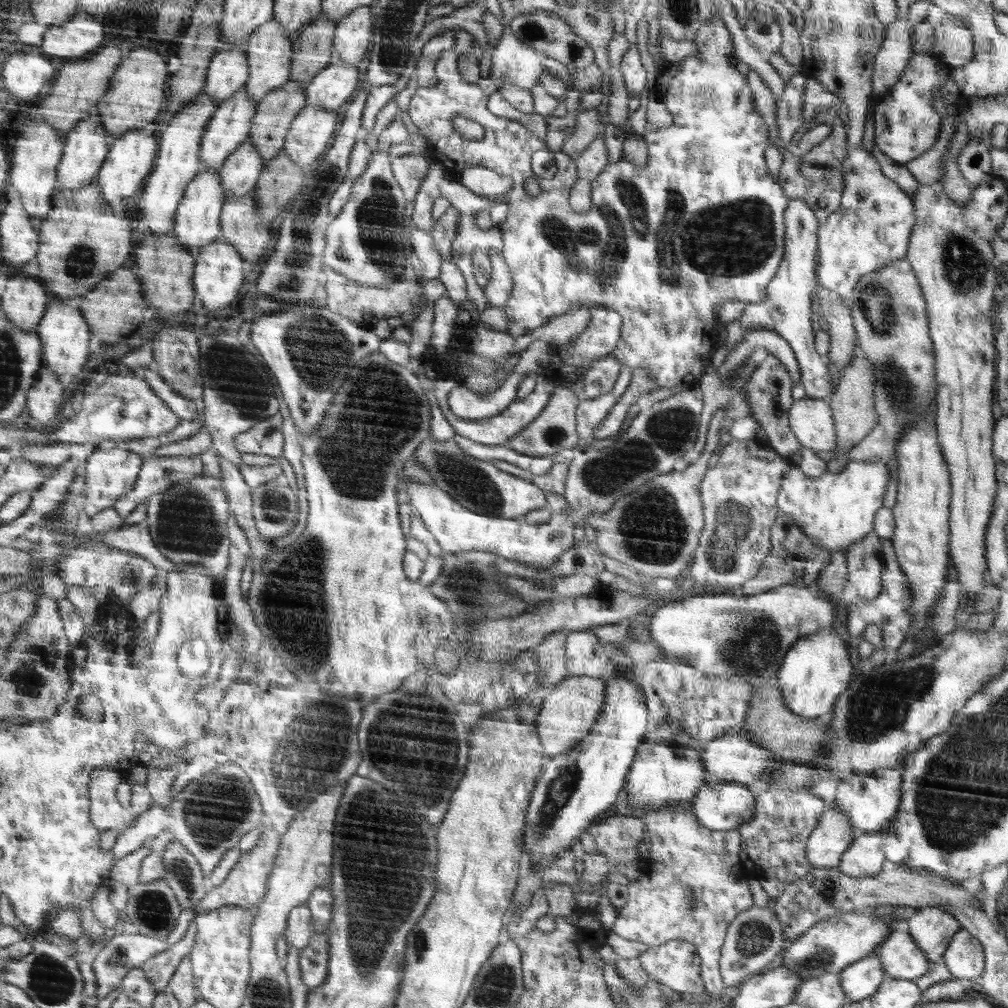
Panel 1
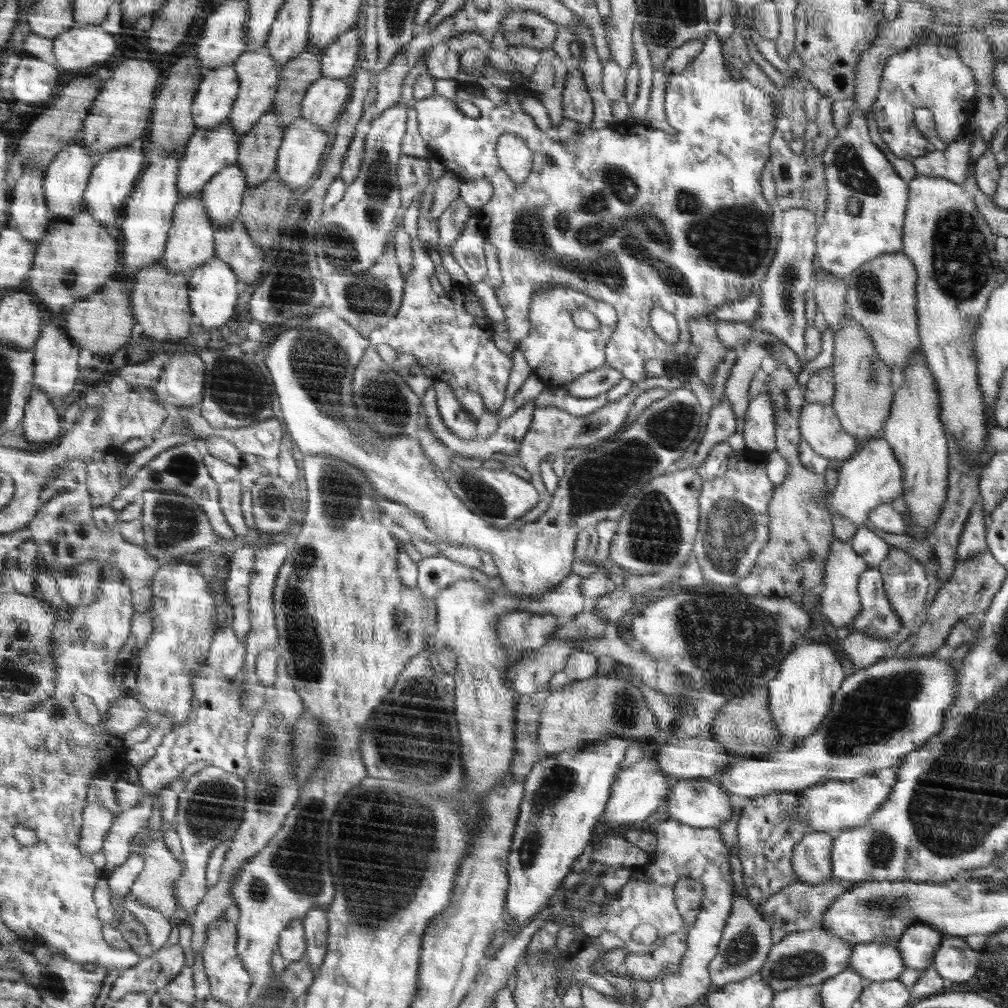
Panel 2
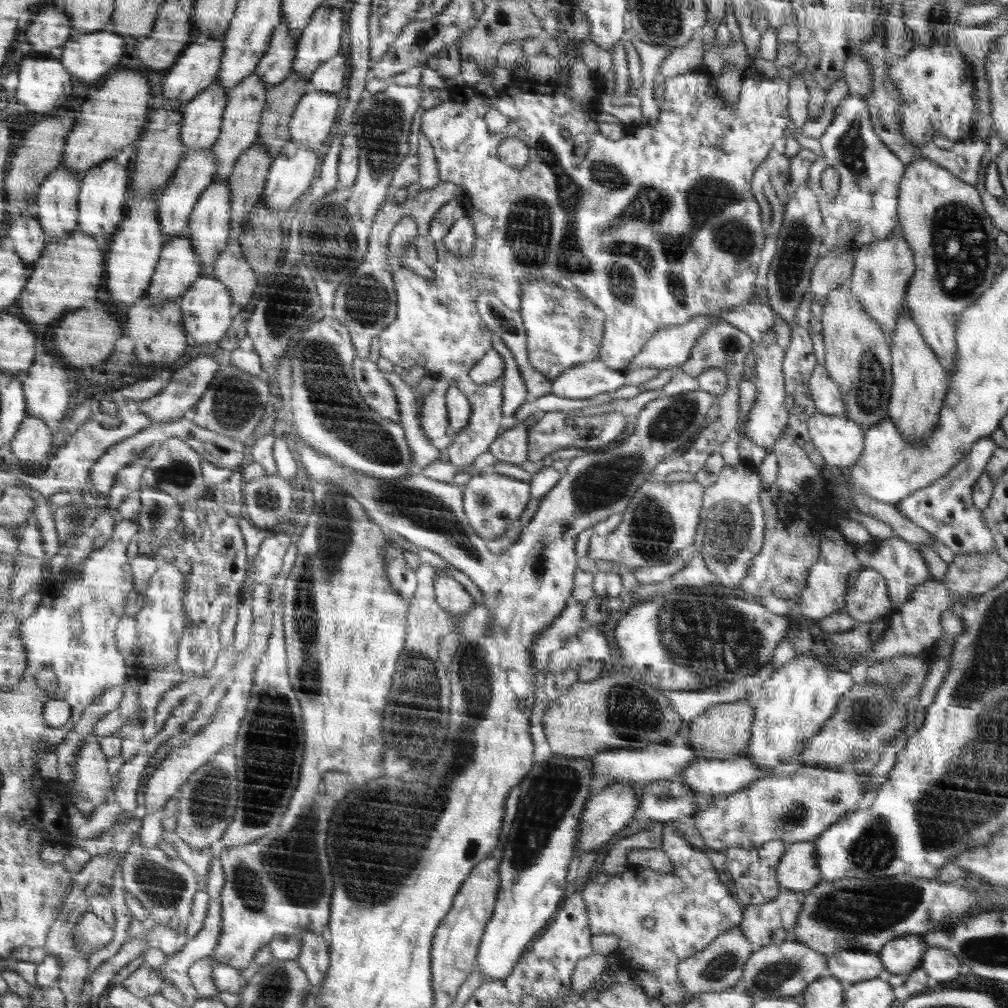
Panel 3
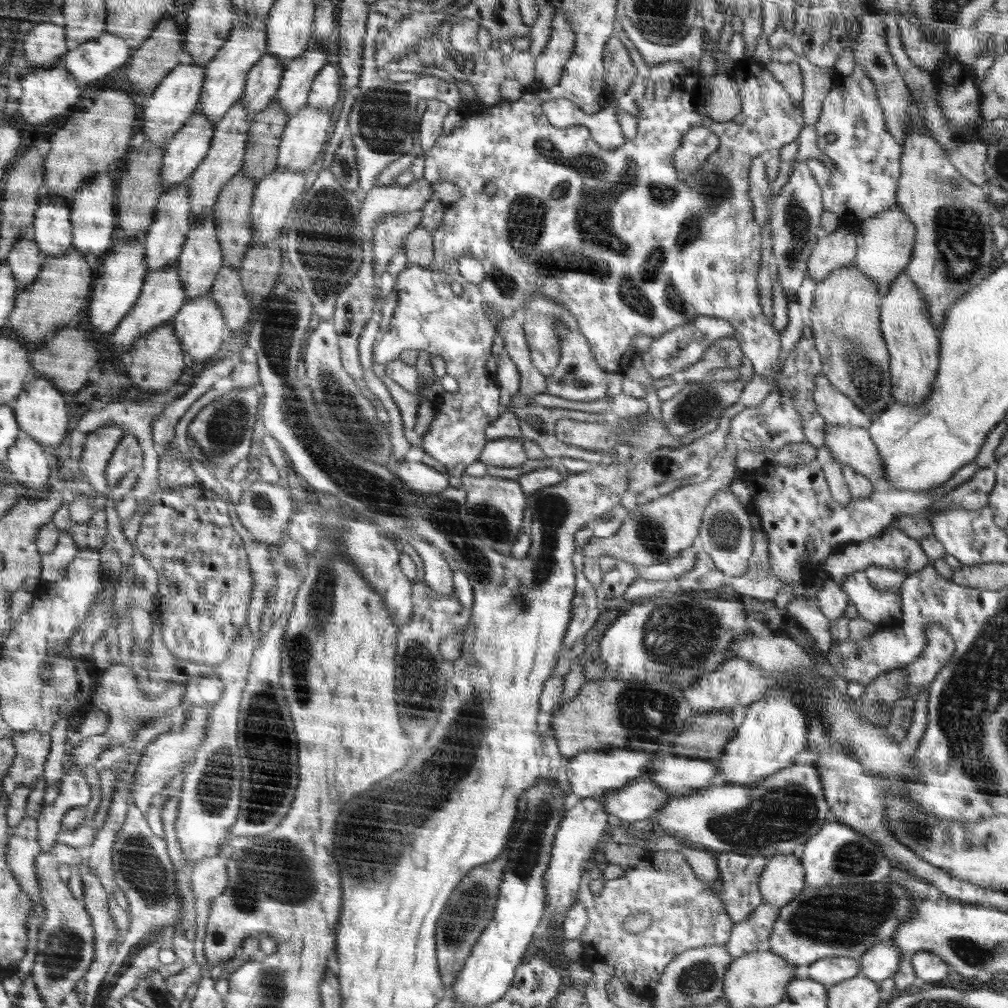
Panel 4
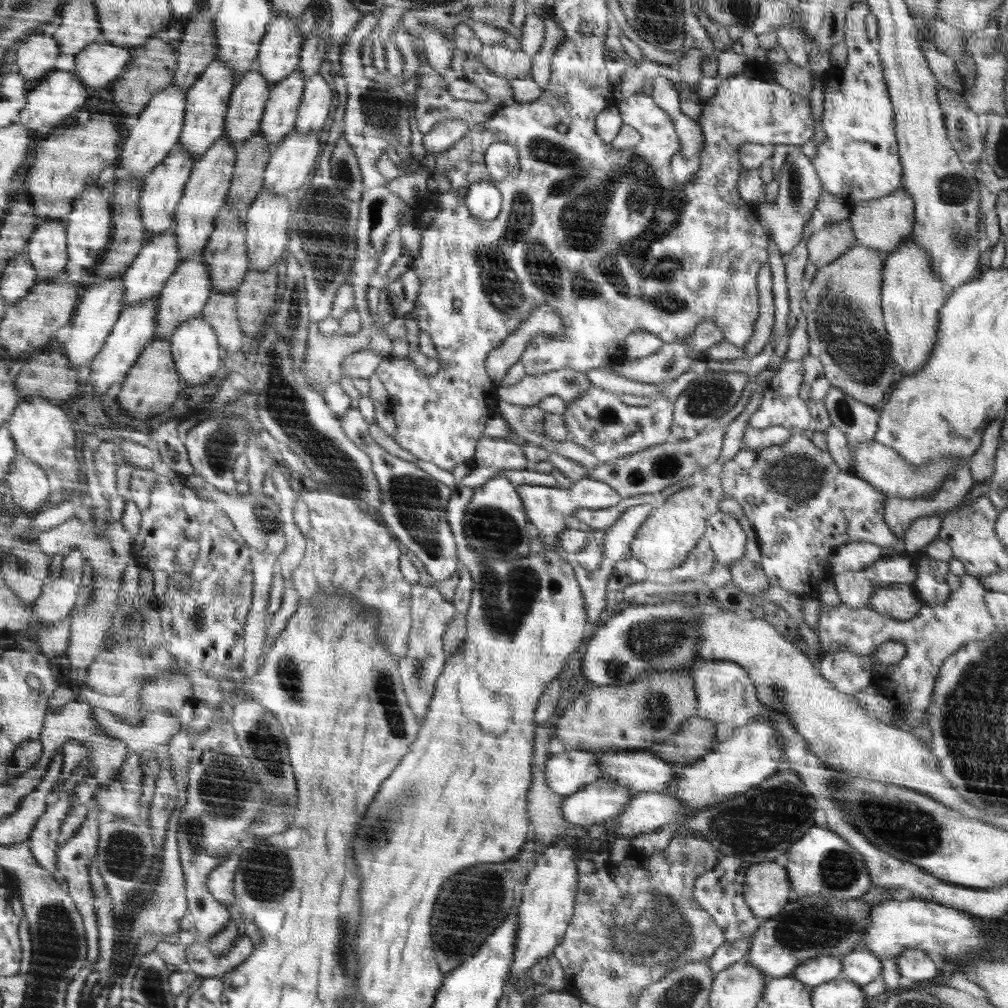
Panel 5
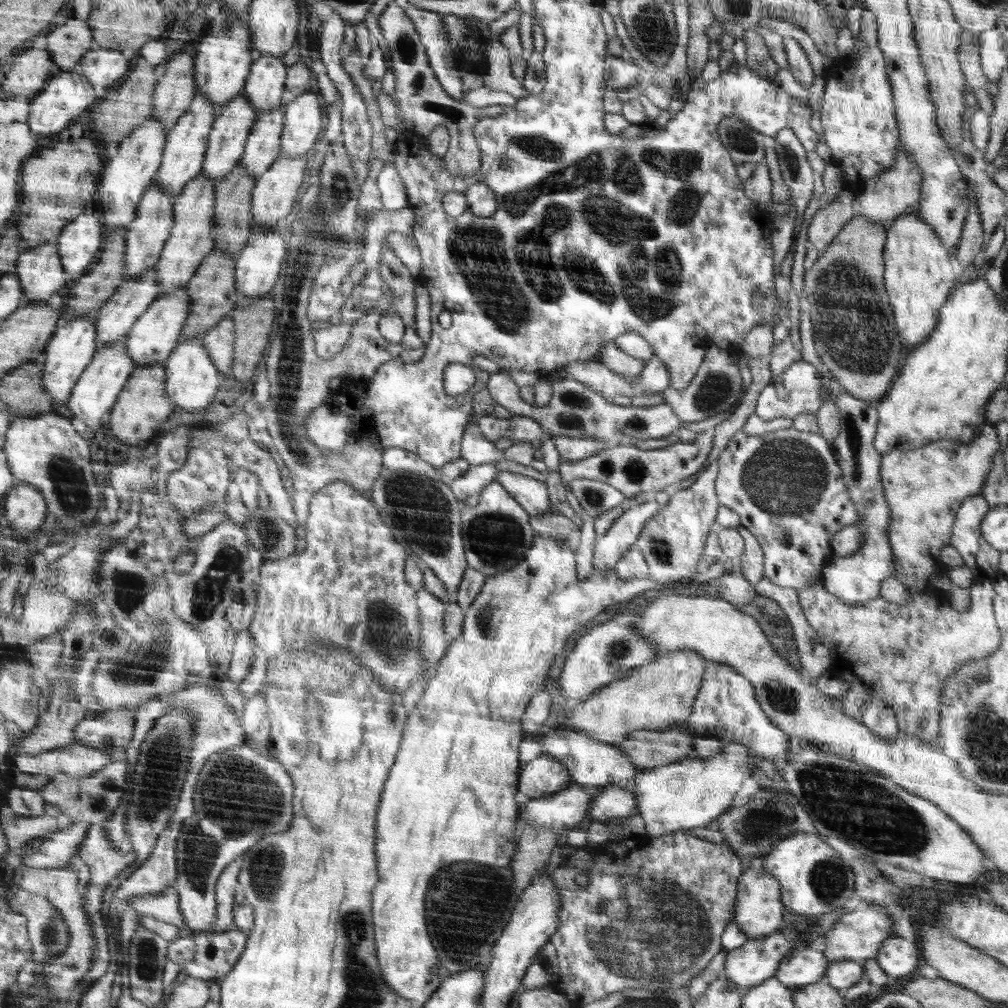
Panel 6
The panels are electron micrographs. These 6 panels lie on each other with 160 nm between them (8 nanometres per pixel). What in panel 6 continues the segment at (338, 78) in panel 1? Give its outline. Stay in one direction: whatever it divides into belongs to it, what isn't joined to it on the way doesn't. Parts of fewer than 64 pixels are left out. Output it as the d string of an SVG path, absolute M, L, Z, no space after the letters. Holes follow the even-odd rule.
M280 156L260 178L257 178L251 200L254 224L276 224L276 222L282 222L282 218L292 212L298 190L300 190L302 182L305 182L304 172L306 172L304 156L294 158Z

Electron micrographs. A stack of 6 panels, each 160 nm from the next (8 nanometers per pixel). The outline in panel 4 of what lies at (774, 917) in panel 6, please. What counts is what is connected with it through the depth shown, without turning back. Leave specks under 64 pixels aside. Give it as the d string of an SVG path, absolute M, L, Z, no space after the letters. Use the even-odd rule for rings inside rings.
M777 855L761 872L758 891L766 904L781 908L796 900L806 886L803 860L796 855Z

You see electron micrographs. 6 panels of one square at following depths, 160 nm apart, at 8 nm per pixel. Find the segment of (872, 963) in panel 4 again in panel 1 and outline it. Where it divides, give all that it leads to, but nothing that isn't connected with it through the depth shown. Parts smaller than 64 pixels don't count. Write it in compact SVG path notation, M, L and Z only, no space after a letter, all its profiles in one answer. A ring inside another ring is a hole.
M935 906L912 910L906 922L909 935L932 964L943 959L951 940L962 928L955 915Z

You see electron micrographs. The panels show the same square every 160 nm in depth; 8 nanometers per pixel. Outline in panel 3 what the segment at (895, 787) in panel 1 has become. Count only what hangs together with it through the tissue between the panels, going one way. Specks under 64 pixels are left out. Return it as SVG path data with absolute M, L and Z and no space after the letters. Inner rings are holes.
M901 731L898 739L882 750L881 758L869 774L857 774L846 768L804 767L790 776L772 774L740 791L710 796L709 803L705 807L700 806L702 811L692 816L692 826L700 832L707 849L722 853L727 850L752 851L778 840L787 847L798 842L814 841L846 818L848 812L857 810L858 802L868 791L878 790L887 782L907 737L908 734L902 735Z

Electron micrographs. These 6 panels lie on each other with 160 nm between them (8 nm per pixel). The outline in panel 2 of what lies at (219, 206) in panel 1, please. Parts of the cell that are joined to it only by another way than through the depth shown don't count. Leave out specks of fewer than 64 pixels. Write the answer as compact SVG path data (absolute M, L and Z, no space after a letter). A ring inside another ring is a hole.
M202 192L192 194L180 200L175 206L174 220L167 238L166 250L163 252L163 264L168 272L194 271L213 258L215 254L215 229L210 213L202 199Z

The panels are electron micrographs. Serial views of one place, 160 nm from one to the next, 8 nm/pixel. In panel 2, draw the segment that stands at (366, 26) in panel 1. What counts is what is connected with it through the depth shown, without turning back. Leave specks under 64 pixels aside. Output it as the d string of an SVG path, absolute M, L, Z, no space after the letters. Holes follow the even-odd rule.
M354 24L343 32L323 52L321 56L322 76L344 80L354 70L354 65L360 63L363 54L356 27L357 25Z

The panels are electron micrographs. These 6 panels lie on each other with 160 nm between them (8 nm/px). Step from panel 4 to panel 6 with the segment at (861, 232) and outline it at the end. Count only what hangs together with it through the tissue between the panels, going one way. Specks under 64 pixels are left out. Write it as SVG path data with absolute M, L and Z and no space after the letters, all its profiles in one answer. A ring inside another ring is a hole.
M898 142L898 162L890 171L884 171L882 175L876 175L870 180L858 197L860 201L860 212L862 215L883 227L890 227L900 215L910 215L912 211L919 210L919 203L922 200L923 172L913 163L913 160L903 146Z

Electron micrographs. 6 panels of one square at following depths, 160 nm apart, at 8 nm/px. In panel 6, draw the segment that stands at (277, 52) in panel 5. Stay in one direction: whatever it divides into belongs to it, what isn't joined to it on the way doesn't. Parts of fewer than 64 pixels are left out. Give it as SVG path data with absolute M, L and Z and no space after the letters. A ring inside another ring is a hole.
M258 56L251 64L251 74L243 92L254 105L256 120L268 110L278 108L286 82L286 66L278 58Z

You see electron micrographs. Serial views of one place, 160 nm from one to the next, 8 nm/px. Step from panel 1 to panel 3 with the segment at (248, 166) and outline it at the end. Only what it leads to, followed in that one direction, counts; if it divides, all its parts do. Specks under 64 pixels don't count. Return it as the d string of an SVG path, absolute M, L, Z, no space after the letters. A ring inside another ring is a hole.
M216 180L199 196L199 202L190 216L190 223L187 226L191 235L191 243L195 245L195 252L198 252L199 260L202 260L202 272L200 275L212 273L212 263L219 258L223 248L227 247L230 222L232 220L232 192L228 180Z

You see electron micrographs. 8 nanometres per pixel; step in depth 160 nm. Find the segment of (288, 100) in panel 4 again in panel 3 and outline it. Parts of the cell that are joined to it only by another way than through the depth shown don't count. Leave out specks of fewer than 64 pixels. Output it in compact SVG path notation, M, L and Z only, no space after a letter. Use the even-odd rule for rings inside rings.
M324 2L311 16L311 22L299 34L298 52L292 71L310 78L315 70L338 54L342 40L342 7Z

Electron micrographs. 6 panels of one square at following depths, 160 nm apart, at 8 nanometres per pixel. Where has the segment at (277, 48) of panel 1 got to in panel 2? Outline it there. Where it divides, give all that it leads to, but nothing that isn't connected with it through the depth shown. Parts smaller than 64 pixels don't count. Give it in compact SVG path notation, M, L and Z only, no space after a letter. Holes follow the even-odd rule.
M265 46L260 50L245 51L234 62L236 71L239 75L240 88L227 121L235 127L235 132L239 133L240 140L252 130L252 127L259 122L263 114L274 106L275 96L279 90L280 74L283 70L282 65L276 64L274 57L271 56L270 49Z

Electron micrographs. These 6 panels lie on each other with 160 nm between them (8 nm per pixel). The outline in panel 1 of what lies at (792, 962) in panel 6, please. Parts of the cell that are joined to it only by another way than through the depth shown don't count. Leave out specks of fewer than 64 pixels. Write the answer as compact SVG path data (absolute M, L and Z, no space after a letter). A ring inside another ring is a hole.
M906 920L899 921L890 936L872 954L880 957L885 976L890 979L913 981L933 965L909 935Z

